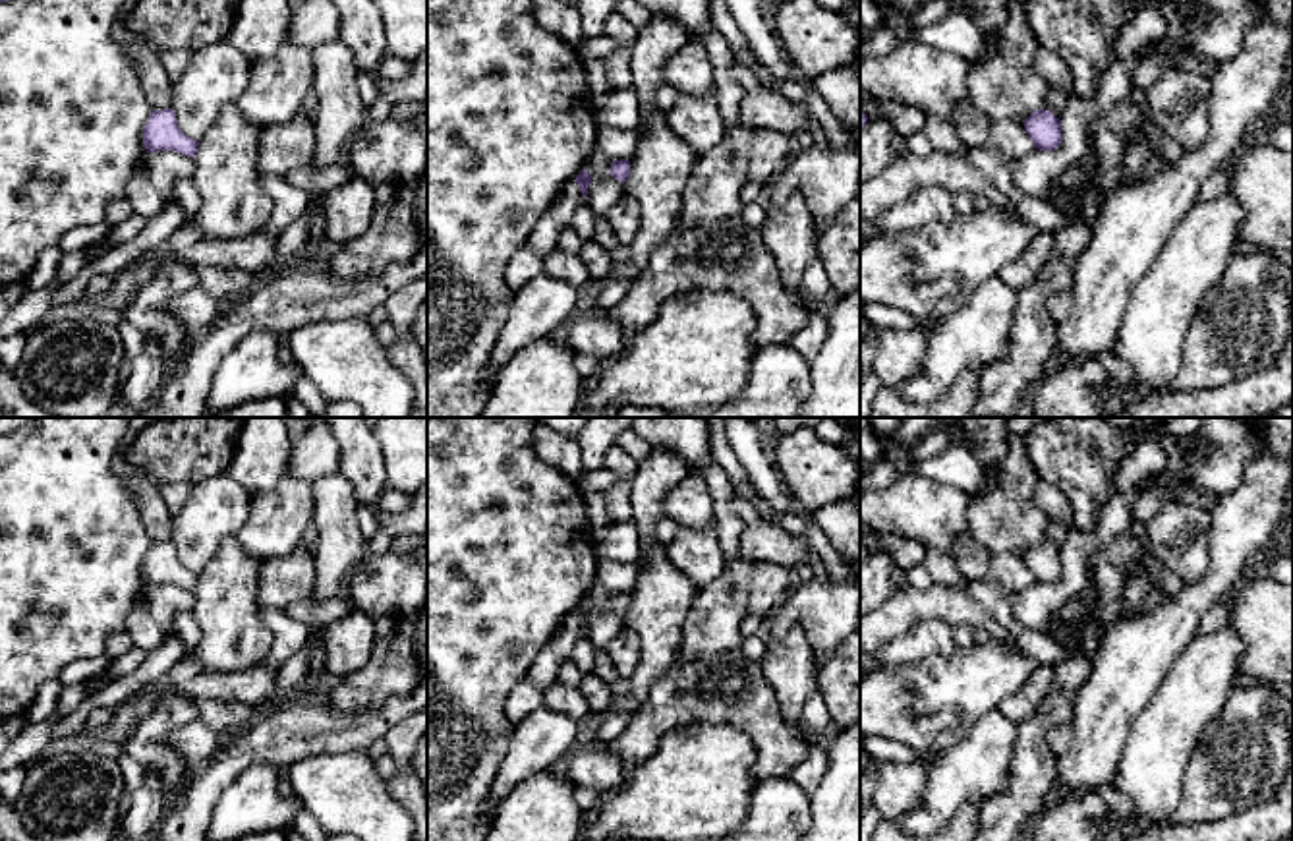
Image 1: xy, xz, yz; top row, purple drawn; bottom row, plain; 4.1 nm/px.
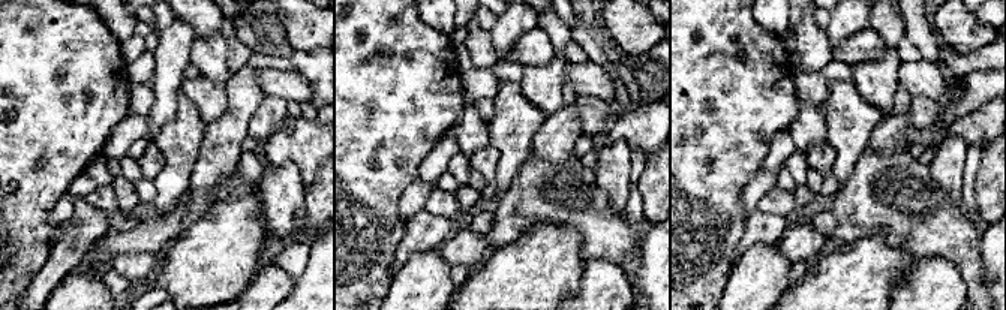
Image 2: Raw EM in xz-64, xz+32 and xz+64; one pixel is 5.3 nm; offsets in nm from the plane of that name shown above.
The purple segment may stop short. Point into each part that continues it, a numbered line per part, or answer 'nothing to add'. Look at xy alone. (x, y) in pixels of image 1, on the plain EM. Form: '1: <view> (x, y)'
nothing to add

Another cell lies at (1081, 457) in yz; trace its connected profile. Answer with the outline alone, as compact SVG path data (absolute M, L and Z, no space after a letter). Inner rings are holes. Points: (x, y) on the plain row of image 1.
M1046 418L1022 439L1040 479L1061 489L1077 526L1092 532L1104 503L1115 493L1115 474L1136 456L1131 427L1100 418Z

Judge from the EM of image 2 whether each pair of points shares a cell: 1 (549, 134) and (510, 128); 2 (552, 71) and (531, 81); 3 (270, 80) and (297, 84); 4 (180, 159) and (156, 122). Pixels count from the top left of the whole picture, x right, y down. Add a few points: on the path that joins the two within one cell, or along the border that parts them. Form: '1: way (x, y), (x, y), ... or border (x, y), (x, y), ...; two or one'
1: border (547, 117), (534, 137), (531, 153); two
2: way (547, 75), (541, 81), (535, 81); one
3: way (276, 83), (291, 84); one
4: border (177, 98), (176, 114), (152, 141); two

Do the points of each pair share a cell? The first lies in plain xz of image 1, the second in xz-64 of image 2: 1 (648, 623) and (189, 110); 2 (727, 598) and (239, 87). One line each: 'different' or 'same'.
1: same
2: same

